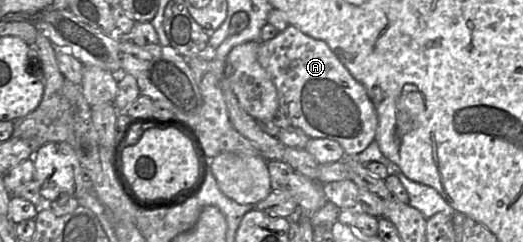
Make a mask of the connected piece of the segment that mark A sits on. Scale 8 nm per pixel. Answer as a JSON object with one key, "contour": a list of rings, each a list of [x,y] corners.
{"contour":[[[289,25],[273,39],[260,43],[258,60],[274,83],[279,110],[288,117],[291,126],[301,129],[310,138],[338,142],[346,157],[358,155],[375,140],[378,116],[365,87],[354,78],[324,41],[312,38],[297,27]]]}

